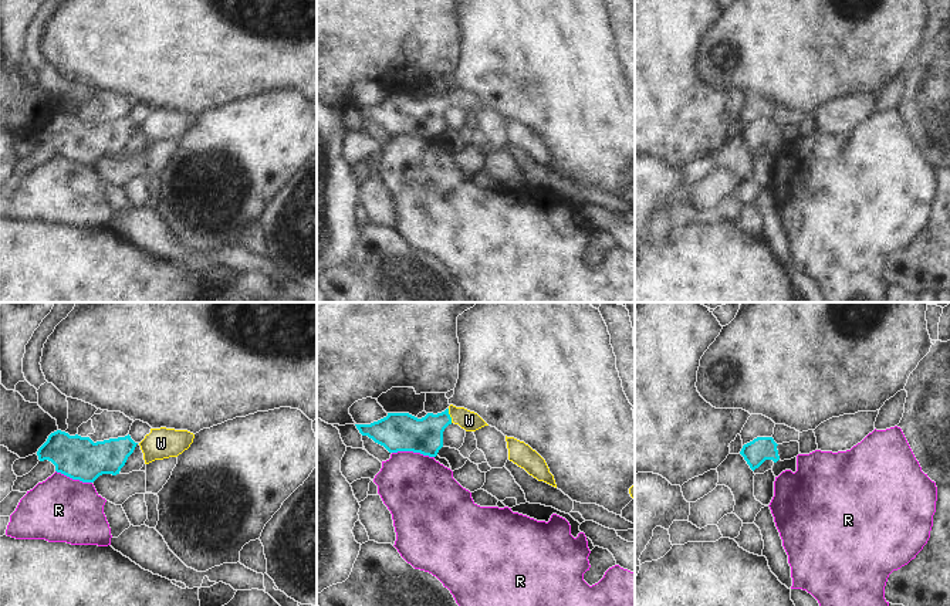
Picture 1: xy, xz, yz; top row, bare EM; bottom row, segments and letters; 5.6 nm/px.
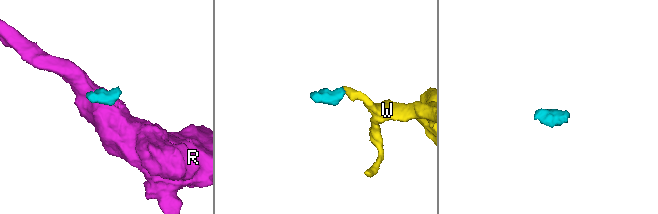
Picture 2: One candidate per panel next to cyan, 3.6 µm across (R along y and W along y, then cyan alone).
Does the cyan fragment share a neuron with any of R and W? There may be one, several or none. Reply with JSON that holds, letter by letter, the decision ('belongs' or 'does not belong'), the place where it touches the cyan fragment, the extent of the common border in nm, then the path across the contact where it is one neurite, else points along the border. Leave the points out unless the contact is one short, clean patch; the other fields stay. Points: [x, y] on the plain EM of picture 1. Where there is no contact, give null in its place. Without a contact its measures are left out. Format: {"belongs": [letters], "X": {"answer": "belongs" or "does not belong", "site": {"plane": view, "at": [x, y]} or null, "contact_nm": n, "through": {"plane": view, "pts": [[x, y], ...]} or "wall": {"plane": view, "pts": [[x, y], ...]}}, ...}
{"belongs": ["W"], "R": {"answer": "does not belong", "site": {"plane": "xz", "at": [413, 134]}, "contact_nm": 240, "wall": {"plane": "xz", "pts": [[392, 134], [419, 134], [433, 139]]}}, "W": {"answer": "belongs", "site": {"plane": "xz", "at": [449, 98]}, "contact_nm": 80, "through": {"plane": "xz", "pts": [[425, 118], [449, 98], [462, 98], [469, 102]]}}}

